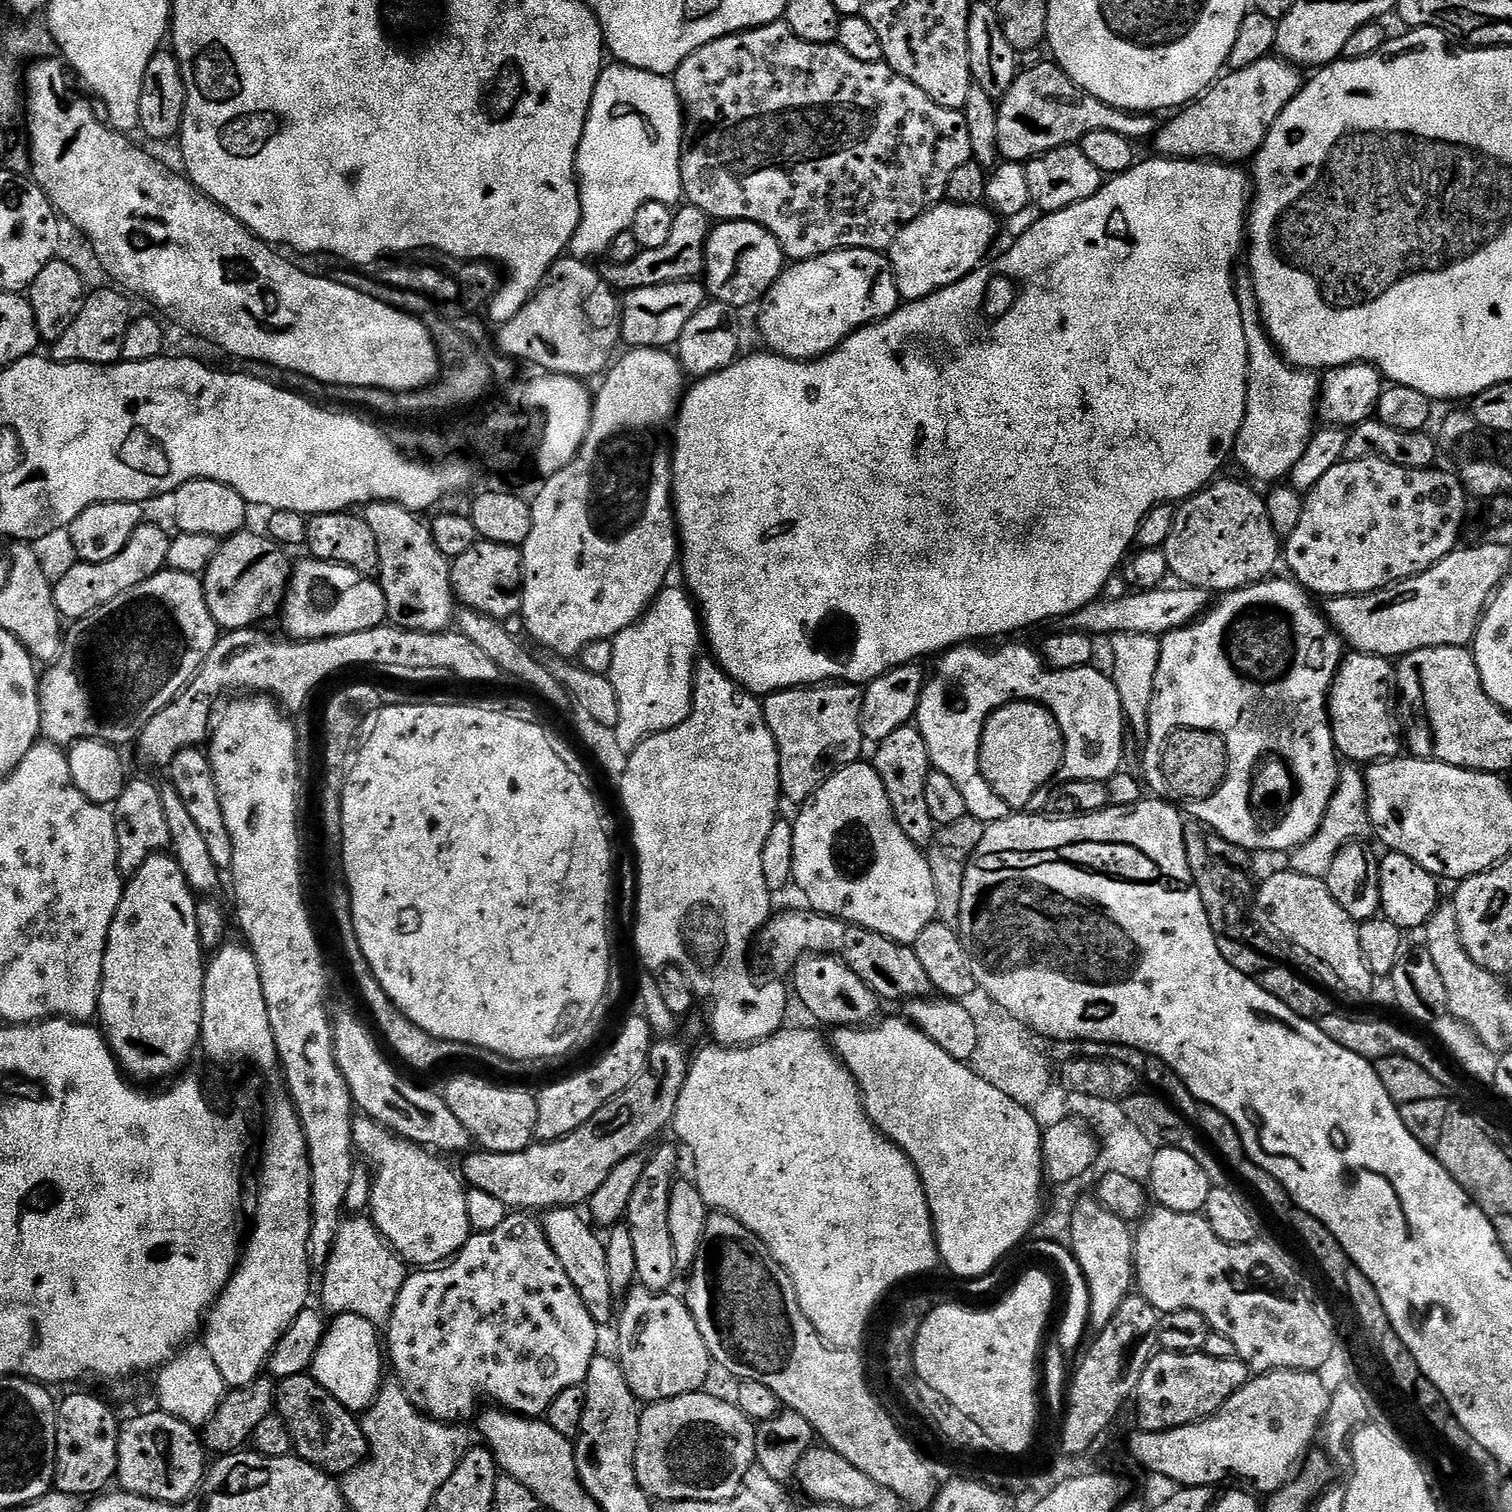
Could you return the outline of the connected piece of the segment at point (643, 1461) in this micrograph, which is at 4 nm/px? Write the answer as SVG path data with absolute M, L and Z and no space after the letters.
M708 1390L682 1394L678 1398L659 1400L640 1413L636 1477L642 1490L653 1501L675 1502L701 1500L722 1502L738 1495L745 1487L744 1479L756 1464L756 1424L731 1399L711 1396Z

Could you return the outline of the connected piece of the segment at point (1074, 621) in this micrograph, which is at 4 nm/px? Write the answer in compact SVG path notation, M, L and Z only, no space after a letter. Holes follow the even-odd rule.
M1159 586L1151 591L1132 590L1122 596L1101 598L1090 602L1082 610L1071 612L1063 617L1065 632L1086 632L1095 638L1123 634L1125 632L1145 632L1147 636L1163 637L1165 632L1185 628L1199 620L1210 607L1210 594L1205 588ZM1132 592L1132 593L1131 593Z

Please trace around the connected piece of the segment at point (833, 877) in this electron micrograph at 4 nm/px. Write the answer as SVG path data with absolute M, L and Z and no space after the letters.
M857 762L839 768L835 774L824 781L824 785L812 795L801 807L798 818L794 821L794 870L792 879L795 887L800 887L802 895L808 899L807 907L813 912L821 912L824 916L833 916L848 924L857 924L874 934L882 934L899 944L915 945L918 934L926 930L926 926L937 919L938 894L934 894L934 874L930 874L927 855L906 834L902 834L902 826L894 818L894 810L890 806L890 798L886 798L886 786L882 786L882 778L878 778L875 767L871 763Z

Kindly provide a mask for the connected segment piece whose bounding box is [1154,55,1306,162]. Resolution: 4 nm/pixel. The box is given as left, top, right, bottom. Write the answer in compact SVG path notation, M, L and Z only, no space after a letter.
M1275 55L1267 56L1246 70L1229 71L1207 93L1177 111L1173 120L1159 125L1154 145L1161 157L1169 160L1251 161L1266 142L1274 122L1300 93L1306 80L1301 69Z

